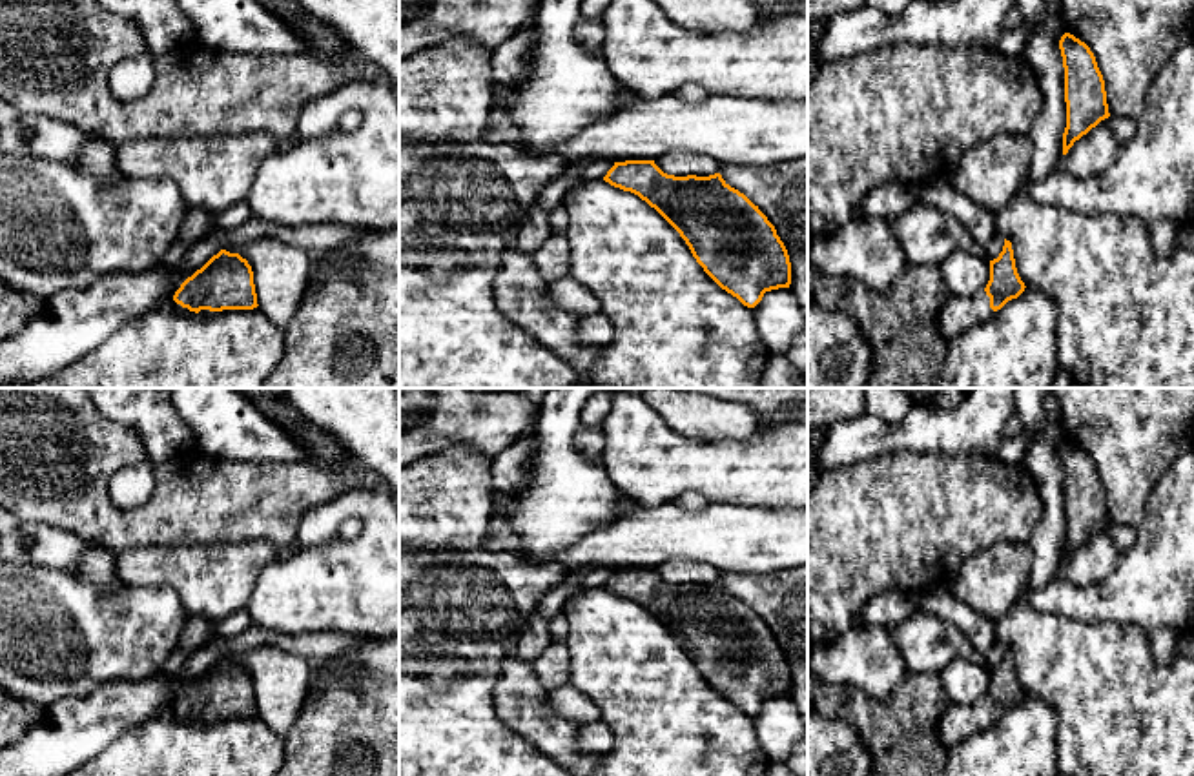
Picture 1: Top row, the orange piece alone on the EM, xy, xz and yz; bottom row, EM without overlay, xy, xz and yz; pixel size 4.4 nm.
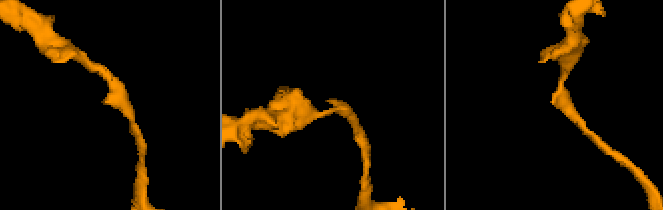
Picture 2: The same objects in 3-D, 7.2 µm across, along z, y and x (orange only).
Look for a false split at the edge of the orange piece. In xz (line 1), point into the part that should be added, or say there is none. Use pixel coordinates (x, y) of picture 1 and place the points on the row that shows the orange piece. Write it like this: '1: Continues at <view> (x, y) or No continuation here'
1: No continuation here

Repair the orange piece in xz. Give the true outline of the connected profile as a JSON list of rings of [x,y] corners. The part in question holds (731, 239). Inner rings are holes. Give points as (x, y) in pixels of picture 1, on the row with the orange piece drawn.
[[[625,160],[614,162],[603,180],[654,208],[680,233],[704,271],[744,306],[755,308],[766,291],[789,288],[791,262],[775,226],[720,173],[674,177],[664,173],[654,160]]]

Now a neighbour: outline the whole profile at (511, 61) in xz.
[[[534,27],[516,33],[492,53],[492,106],[483,140],[501,144],[520,144],[521,131],[505,117],[503,109],[510,97],[503,89],[509,84],[523,80],[529,69],[529,56],[536,40]]]

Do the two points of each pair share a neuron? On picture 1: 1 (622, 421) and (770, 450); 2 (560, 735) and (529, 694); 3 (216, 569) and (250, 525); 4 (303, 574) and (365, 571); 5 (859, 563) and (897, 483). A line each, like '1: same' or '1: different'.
1: same
2: same
3: different
4: same
5: same

